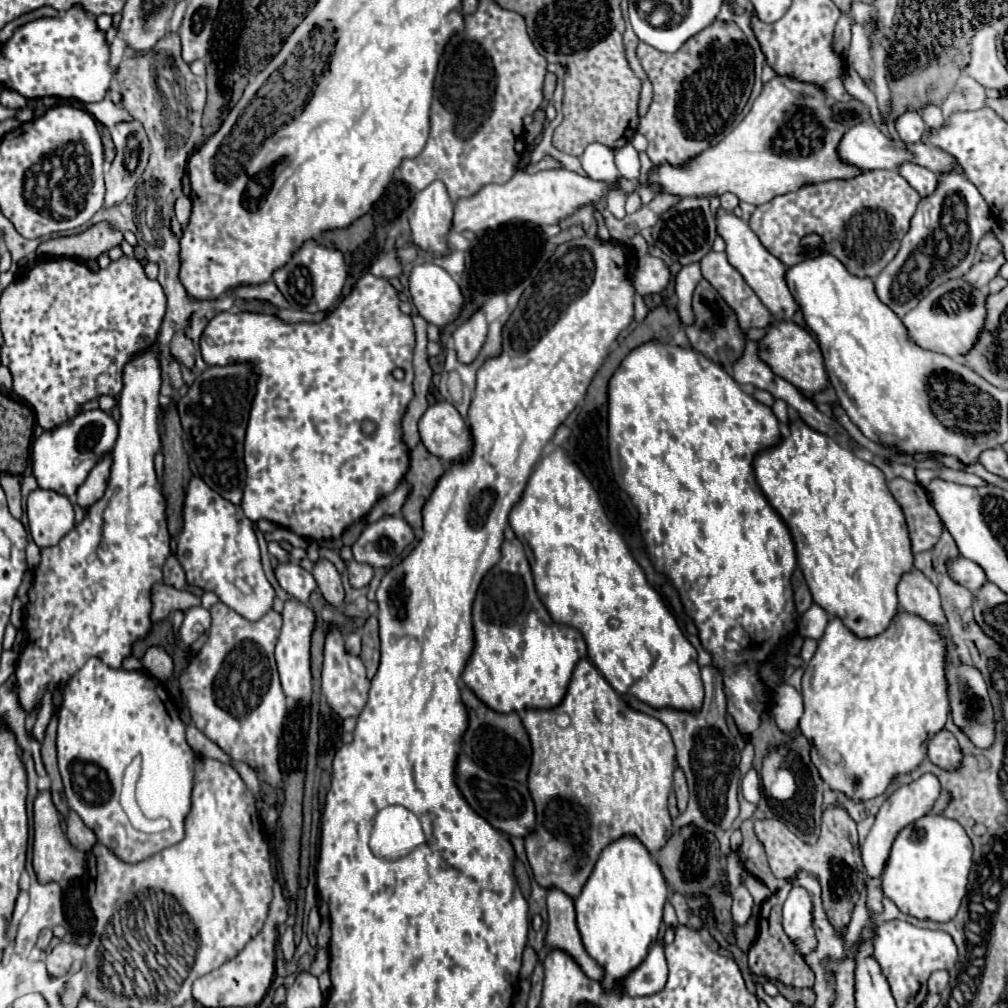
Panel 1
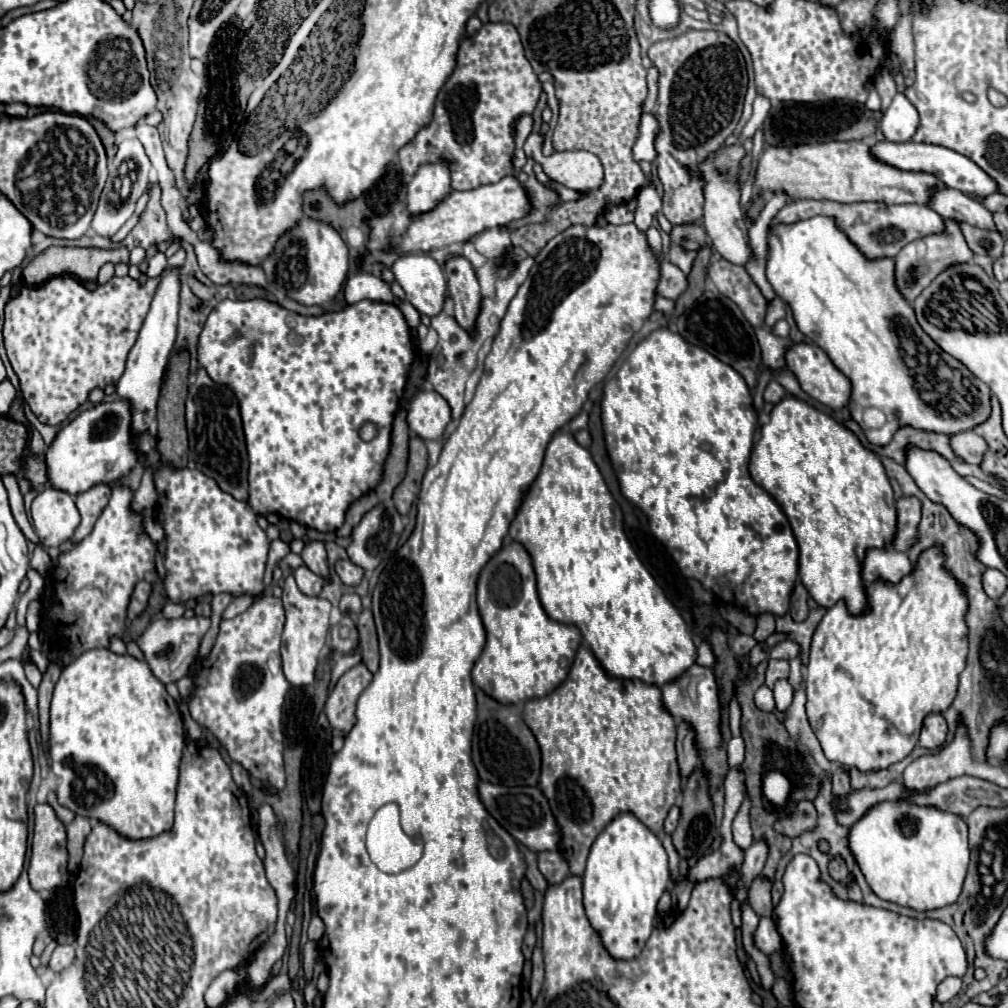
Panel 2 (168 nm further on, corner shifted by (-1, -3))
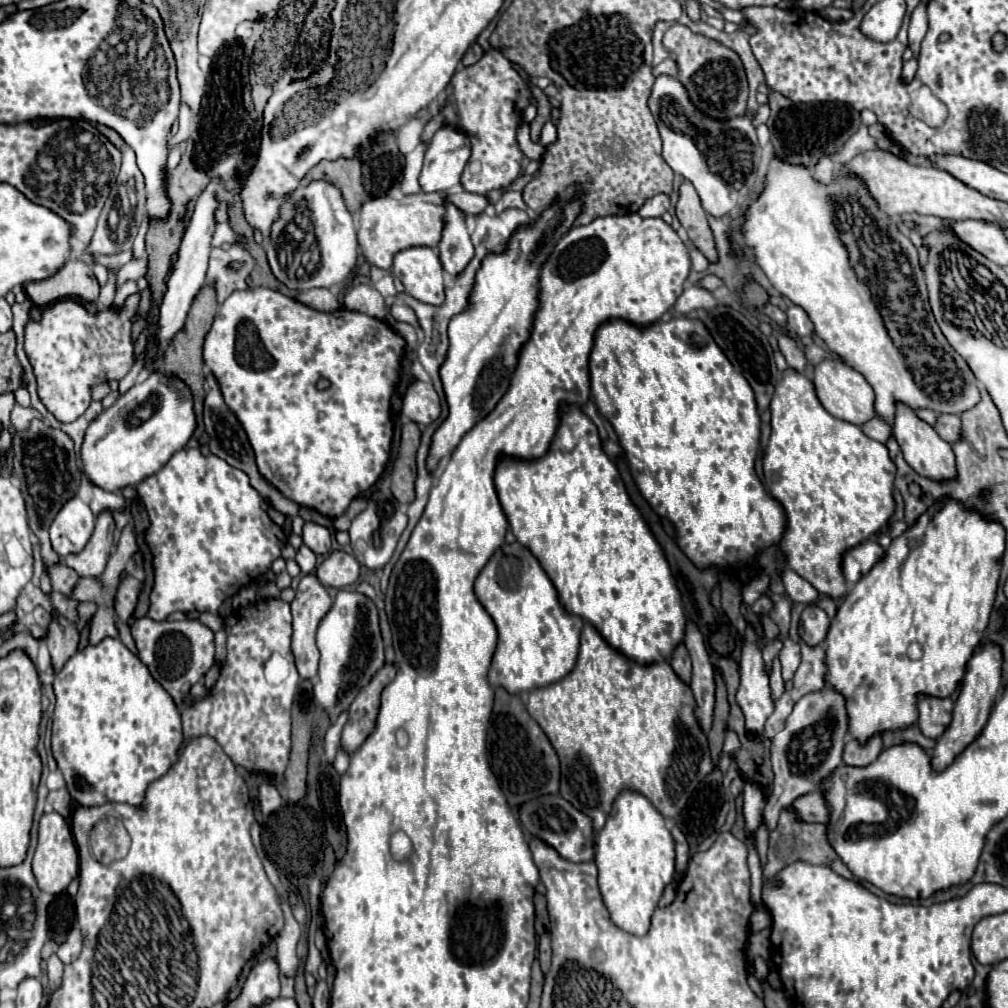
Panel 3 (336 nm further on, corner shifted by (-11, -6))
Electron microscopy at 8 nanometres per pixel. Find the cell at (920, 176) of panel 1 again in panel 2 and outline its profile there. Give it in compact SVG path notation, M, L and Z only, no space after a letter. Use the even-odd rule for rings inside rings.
M936 186L928 206L934 212L938 212L942 218L956 218L960 222L966 222L978 228L994 228L992 214L980 202L968 198L960 190L954 190L948 186Z

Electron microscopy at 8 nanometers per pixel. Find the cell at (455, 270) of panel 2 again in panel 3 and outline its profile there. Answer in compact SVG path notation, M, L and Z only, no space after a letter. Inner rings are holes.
M444 199L444 205L446 205L444 229L442 229L442 237L436 245L436 249L438 249L442 267L450 275L456 275L472 259L474 247L472 247L470 233L468 233L466 213L462 209L458 209L454 203L450 203L448 199Z

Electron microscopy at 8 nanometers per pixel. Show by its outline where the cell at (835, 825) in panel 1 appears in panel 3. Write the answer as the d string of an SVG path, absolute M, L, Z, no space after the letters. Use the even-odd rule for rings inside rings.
M876 733L866 741L858 741L852 737L844 747L844 763L858 767L870 765L880 751L882 751L882 733Z

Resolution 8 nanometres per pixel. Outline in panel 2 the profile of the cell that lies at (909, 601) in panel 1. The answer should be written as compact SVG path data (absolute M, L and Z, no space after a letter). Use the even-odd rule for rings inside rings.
M868 550L866 562L862 568L864 582L876 582L882 578L884 582L898 584L906 574L914 572L914 564L908 560L906 554L896 550Z

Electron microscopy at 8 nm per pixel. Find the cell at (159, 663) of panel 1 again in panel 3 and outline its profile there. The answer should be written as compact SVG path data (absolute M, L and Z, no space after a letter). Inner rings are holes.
M132 575L124 577L120 581L120 587L118 587L118 593L116 593L116 599L114 599L114 611L116 611L116 617L118 617L118 623L116 623L118 637L132 653L136 653L136 649L134 649L134 639L130 635L130 629L128 629L128 619L134 613L138 593L140 593L140 585L142 583L136 577L132 577Z

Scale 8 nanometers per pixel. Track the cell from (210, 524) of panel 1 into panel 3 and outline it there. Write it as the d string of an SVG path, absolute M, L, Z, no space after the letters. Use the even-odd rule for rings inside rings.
M184 447L174 453L158 473L140 481L136 489L150 519L146 543L154 557L154 585L148 615L154 621L164 621L172 611L202 613L220 607L220 603L232 597L238 587L250 585L260 573L268 571L286 545L282 527L278 527L260 507L262 497L252 489L248 475L240 469L232 469L212 453L202 455L196 447Z

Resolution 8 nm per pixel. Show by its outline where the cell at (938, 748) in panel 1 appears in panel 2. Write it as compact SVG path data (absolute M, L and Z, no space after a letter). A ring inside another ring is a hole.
M930 714L924 720L924 728L920 734L920 746L928 750L938 750L944 746L948 736L948 724L942 714Z

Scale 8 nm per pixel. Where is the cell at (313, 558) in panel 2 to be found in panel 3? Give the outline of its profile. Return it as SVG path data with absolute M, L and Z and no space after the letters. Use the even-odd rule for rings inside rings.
M306 521L302 525L302 539L314 553L328 553L330 551L330 531L324 525Z

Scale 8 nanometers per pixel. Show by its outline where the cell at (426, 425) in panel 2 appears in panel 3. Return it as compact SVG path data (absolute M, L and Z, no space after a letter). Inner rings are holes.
M414 379L402 395L402 413L416 423L430 423L440 417L440 399L432 385Z

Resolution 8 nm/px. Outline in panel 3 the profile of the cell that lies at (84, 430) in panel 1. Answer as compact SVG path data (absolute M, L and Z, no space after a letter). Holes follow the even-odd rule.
M152 371L148 379L132 385L132 389L126 395L122 395L112 407L104 409L96 421L90 423L82 445L82 471L94 485L108 491L120 491L128 485L138 485L144 477L150 477L152 473L160 471L166 465L168 457L172 457L172 453L180 451L188 443L194 431L196 431L196 413L190 389L186 385L180 387L174 381L174 377L162 371Z

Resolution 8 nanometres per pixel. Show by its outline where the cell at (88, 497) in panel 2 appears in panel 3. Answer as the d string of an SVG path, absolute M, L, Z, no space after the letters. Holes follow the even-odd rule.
M108 511L100 513L96 519L96 529L88 545L78 555L64 557L64 565L74 569L78 577L100 577L108 557L112 553L112 535L114 535L114 519Z

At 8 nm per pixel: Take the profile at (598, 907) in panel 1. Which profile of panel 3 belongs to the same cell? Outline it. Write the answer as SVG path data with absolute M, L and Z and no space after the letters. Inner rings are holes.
M626 789L614 799L612 809L606 819L606 825L598 833L596 865L598 865L600 893L602 893L602 899L608 907L608 911L610 911L612 921L628 933L644 935L650 927L652 911L656 909L664 887L674 879L674 839L672 839L670 831L666 829L664 817L642 793Z

